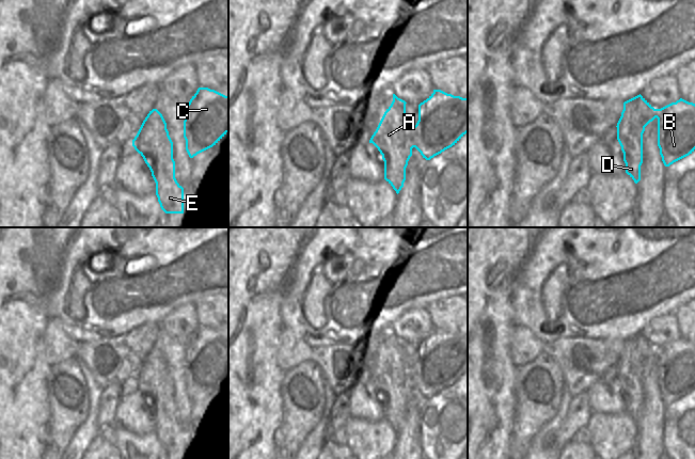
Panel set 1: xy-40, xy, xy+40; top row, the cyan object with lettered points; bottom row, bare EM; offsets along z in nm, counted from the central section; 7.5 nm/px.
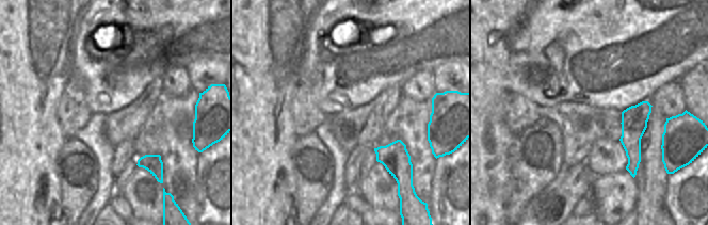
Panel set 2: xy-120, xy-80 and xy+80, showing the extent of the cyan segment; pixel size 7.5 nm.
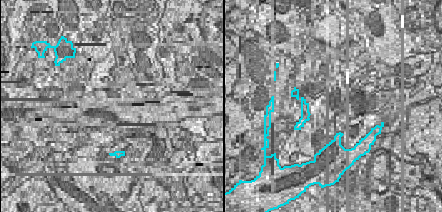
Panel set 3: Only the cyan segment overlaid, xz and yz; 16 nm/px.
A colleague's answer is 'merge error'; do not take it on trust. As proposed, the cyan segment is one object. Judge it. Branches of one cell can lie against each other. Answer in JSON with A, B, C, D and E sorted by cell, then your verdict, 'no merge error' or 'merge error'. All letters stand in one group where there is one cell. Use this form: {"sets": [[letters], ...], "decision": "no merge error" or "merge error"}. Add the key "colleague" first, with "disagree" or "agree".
{"colleague": "disagree", "sets": [["A", "B", "C", "D", "E"]], "decision": "no merge error"}

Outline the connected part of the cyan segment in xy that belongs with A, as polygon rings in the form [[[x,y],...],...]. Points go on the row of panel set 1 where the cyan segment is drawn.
[[[441,90],[418,105],[418,121],[413,128],[408,127],[406,101],[393,94],[393,101],[384,112],[369,143],[373,143],[384,161],[384,179],[398,194],[406,180],[406,168],[415,147],[423,158],[430,160],[455,145],[468,132],[468,98],[454,96]]]

